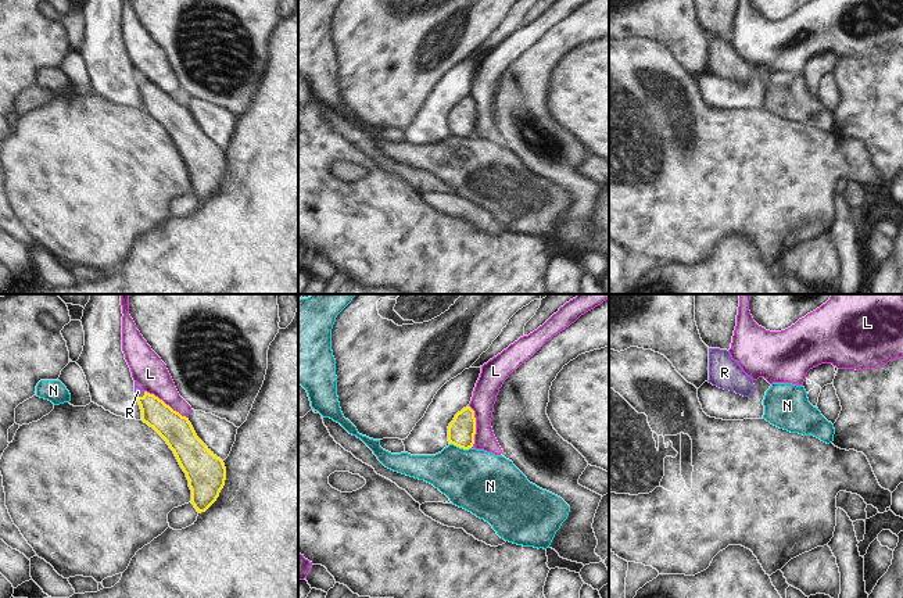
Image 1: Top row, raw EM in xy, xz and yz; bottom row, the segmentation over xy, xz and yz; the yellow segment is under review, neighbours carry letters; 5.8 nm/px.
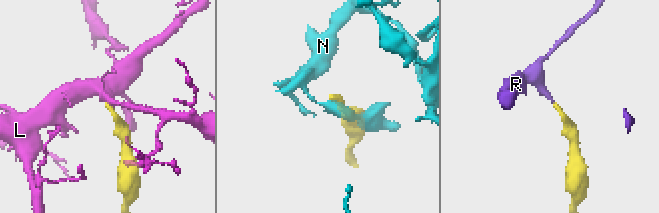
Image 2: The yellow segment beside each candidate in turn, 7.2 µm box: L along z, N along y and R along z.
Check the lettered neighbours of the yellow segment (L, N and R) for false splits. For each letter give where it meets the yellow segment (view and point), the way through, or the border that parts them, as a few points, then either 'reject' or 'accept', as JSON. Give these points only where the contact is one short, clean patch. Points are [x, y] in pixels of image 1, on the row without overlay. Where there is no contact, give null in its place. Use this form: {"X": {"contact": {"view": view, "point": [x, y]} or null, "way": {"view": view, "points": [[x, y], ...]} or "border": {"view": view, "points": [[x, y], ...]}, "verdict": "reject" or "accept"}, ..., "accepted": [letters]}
{"L": {"contact": {"view": "xy", "point": [164, 92]}, "border": {"view": "xy", "points": [[144, 79], [157, 85], [186, 107]]}, "verdict": "reject"}, "N": {"contact": {"view": "xz", "point": [461, 136]}, "border": {"view": "xz", "points": [[450, 132], [470, 138]]}, "verdict": "reject"}, "R": {"contact": {"view": "xy", "point": [140, 86]}, "way": {"view": "xy", "points": [[168, 113], [140, 86], [138, 81]]}, "verdict": "accept"}, "accepted": ["R"]}

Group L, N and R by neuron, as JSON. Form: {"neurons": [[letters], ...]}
{"neurons": [["L"], ["N"], ["R"]]}

